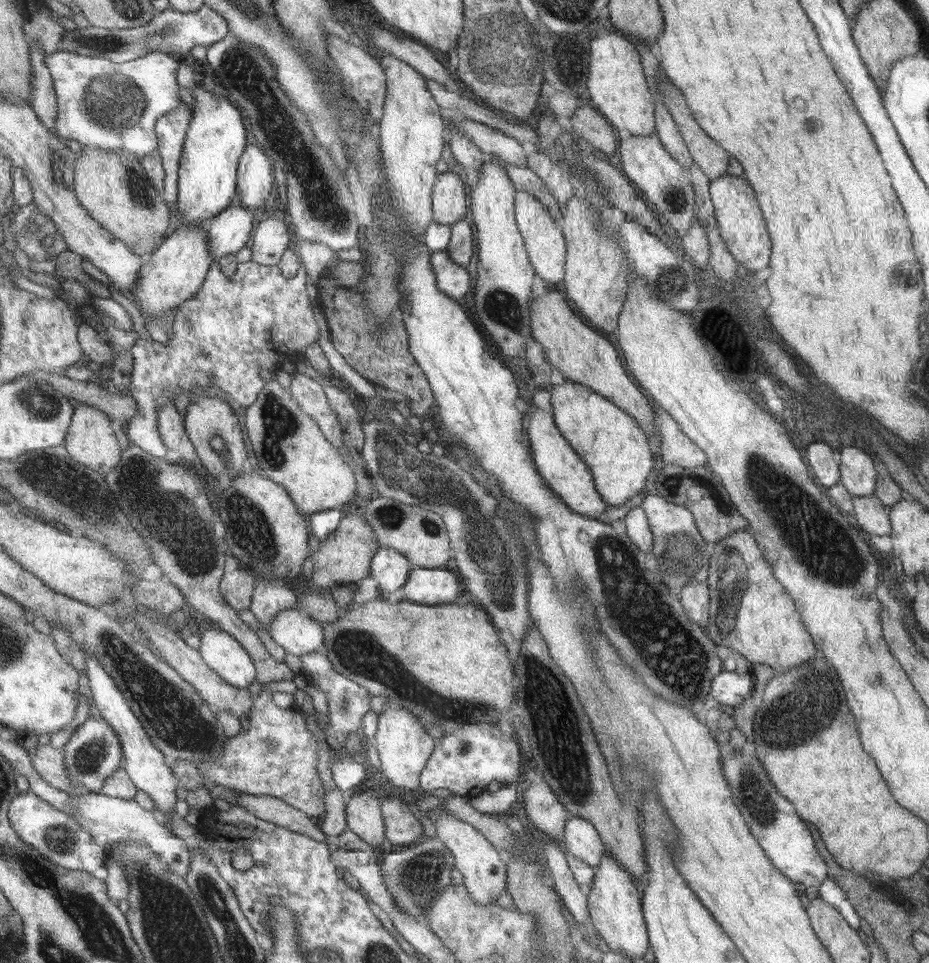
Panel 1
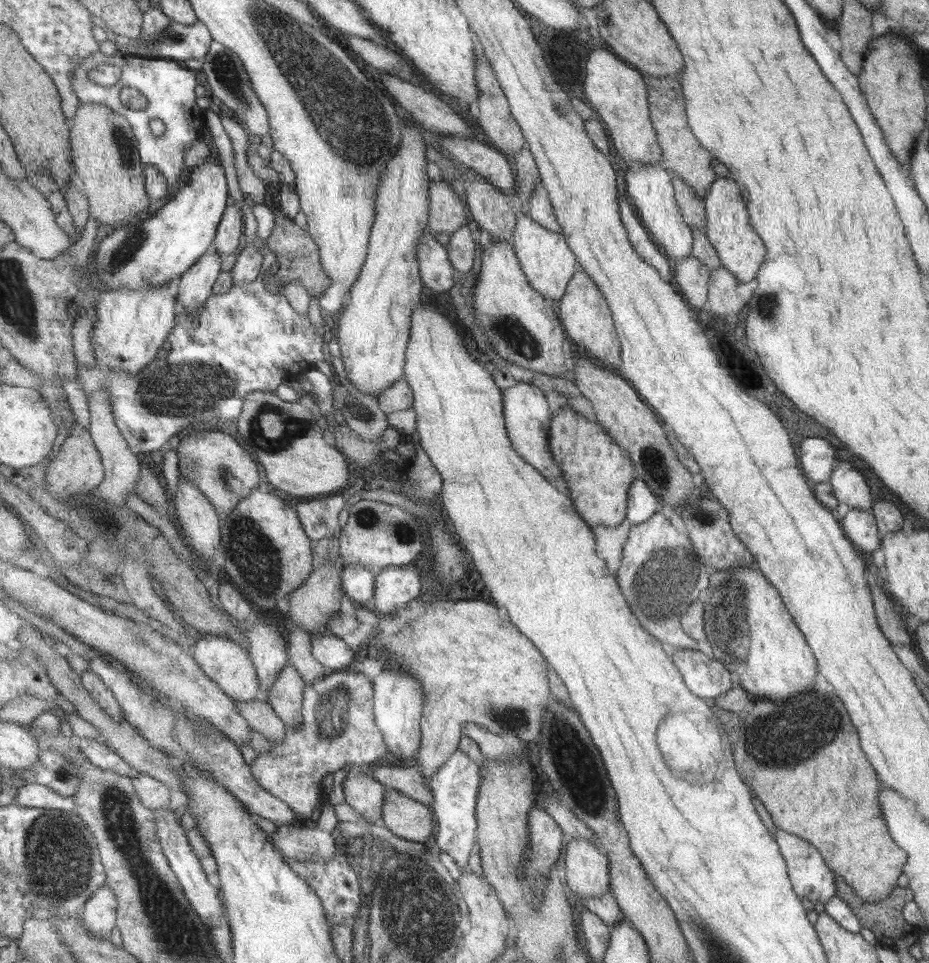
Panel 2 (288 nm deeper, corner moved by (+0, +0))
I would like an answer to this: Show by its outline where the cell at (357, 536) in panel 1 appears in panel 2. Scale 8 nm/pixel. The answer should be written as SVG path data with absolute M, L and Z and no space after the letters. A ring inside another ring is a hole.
M337 558L335 562L323 562L321 566L317 564L317 568L313 570L313 574L309 576L309 580L305 582L305 586L301 586L299 590L295 590L289 598L289 618L287 618L287 632L293 632L293 624L297 622L303 626L303 632L311 634L311 636L333 636L329 622L335 618L335 614L341 608L341 600L345 596L343 590L343 580L341 580L341 572L347 566L343 566L343 560Z

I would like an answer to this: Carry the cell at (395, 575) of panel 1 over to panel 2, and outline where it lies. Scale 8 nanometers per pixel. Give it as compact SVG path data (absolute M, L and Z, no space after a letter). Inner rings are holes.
M347 566L341 572L345 596L349 596L355 606L369 606L375 598L375 578L365 566Z

